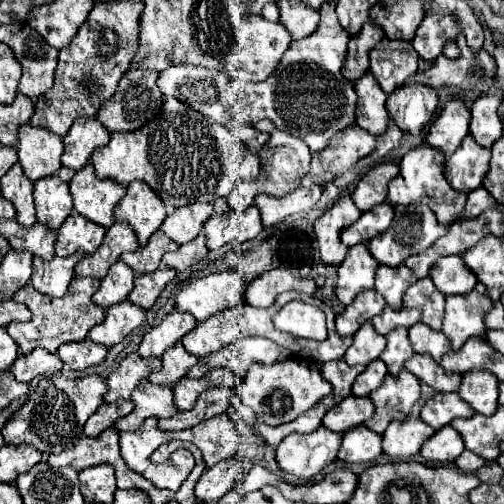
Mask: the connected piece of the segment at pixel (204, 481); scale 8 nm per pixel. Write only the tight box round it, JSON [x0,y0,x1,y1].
[195,457,239,503]

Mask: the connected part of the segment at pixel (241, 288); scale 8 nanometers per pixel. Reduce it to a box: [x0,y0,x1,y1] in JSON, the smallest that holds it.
[175,271,247,323]

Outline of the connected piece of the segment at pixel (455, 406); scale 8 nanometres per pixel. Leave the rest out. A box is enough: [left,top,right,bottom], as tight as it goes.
[421,393,475,431]

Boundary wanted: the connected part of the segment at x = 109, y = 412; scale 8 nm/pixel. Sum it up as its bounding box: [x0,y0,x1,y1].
[85,401,133,437]

